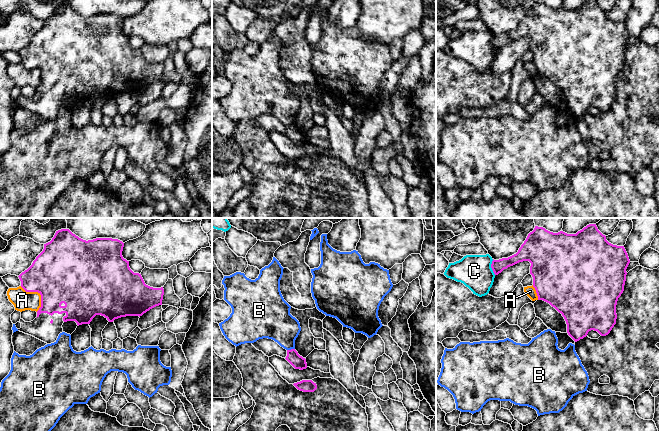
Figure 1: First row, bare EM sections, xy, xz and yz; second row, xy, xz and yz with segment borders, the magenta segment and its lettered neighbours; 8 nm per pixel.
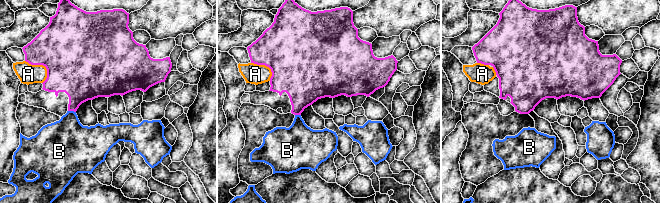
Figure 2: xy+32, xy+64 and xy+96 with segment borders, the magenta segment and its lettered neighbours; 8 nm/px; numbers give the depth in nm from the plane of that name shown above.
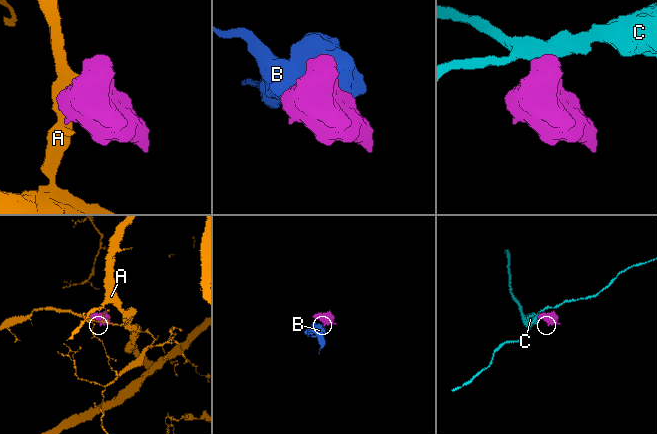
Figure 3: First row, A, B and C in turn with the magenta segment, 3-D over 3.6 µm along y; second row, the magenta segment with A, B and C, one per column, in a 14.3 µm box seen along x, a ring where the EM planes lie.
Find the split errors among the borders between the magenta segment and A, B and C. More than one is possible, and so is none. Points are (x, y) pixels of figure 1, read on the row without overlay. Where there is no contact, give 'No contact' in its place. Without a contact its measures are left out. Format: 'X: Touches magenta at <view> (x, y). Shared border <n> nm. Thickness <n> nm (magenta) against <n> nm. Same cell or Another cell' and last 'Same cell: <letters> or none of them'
A: Touches magenta at xy (38, 68). Shared border 240 nm. Thickness 480 nm (magenta) against 160 nm. Another cell
B: Touches magenta at xz (291, 125). Shared border 70 nm. Thickness 110 nm (magenta) against 260 nm. Another cell
C: Touches magenta at yz (491, 43). Shared border 130 nm. Thickness 100 nm (magenta) against 280 nm. Another cell
Same cell: none of them

